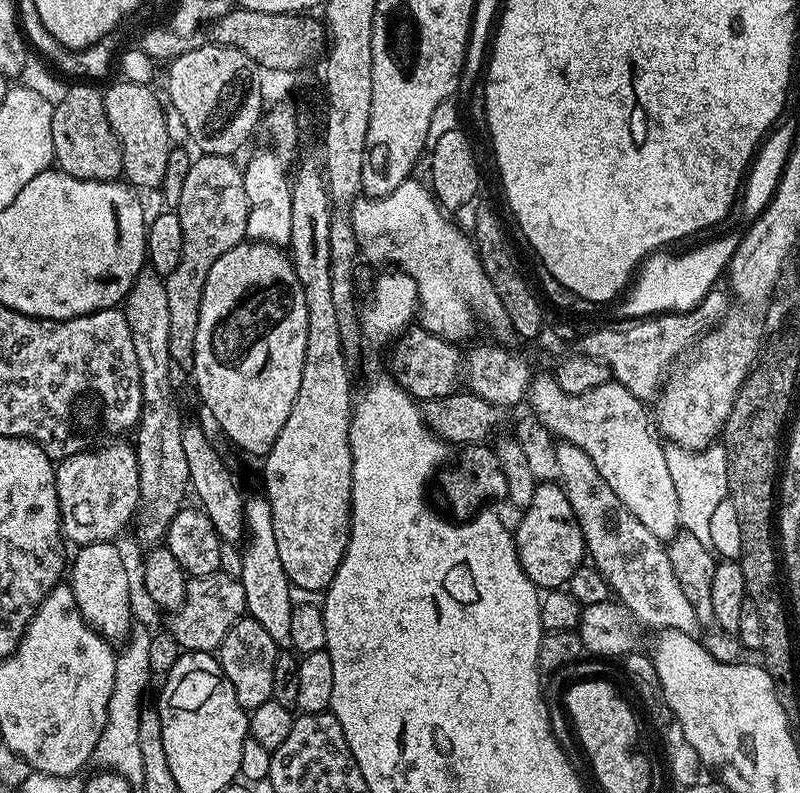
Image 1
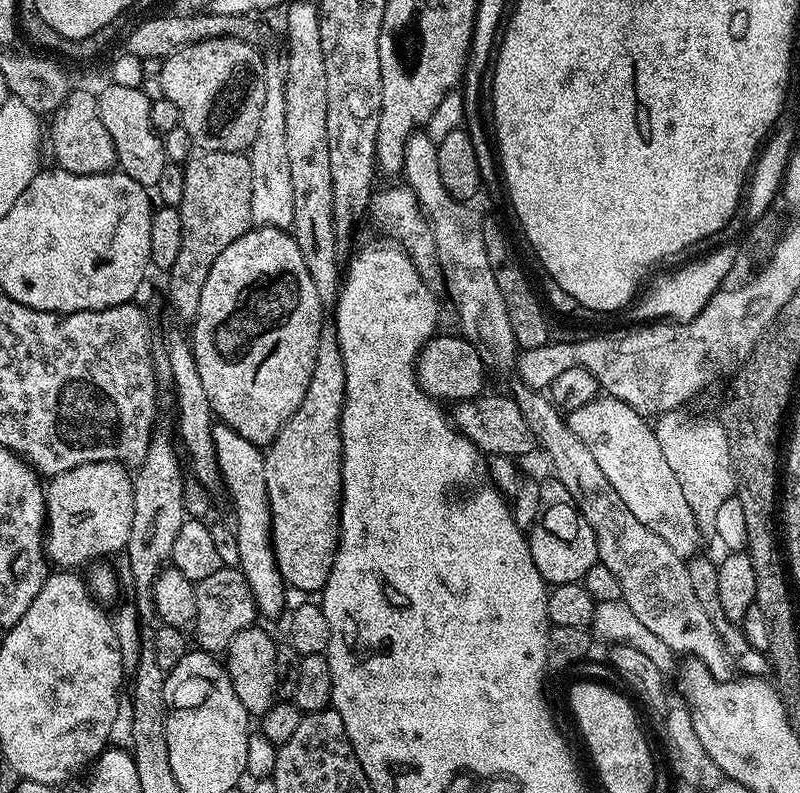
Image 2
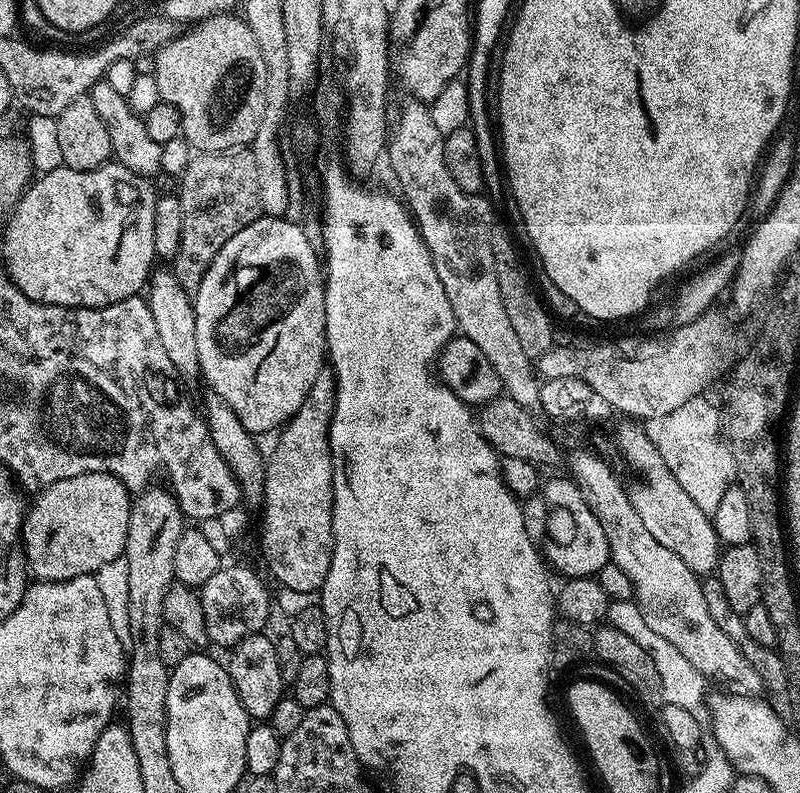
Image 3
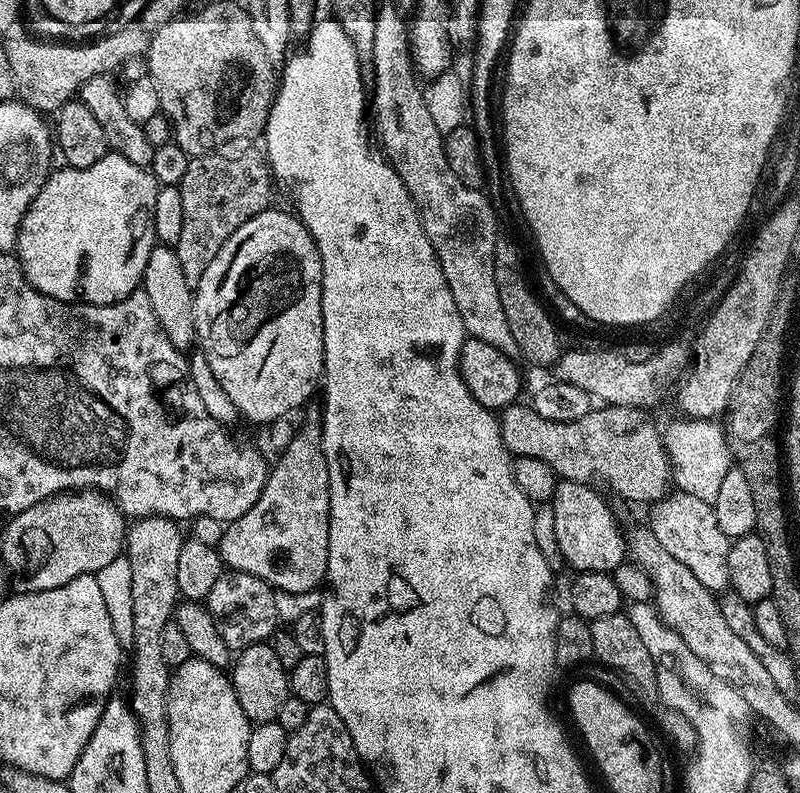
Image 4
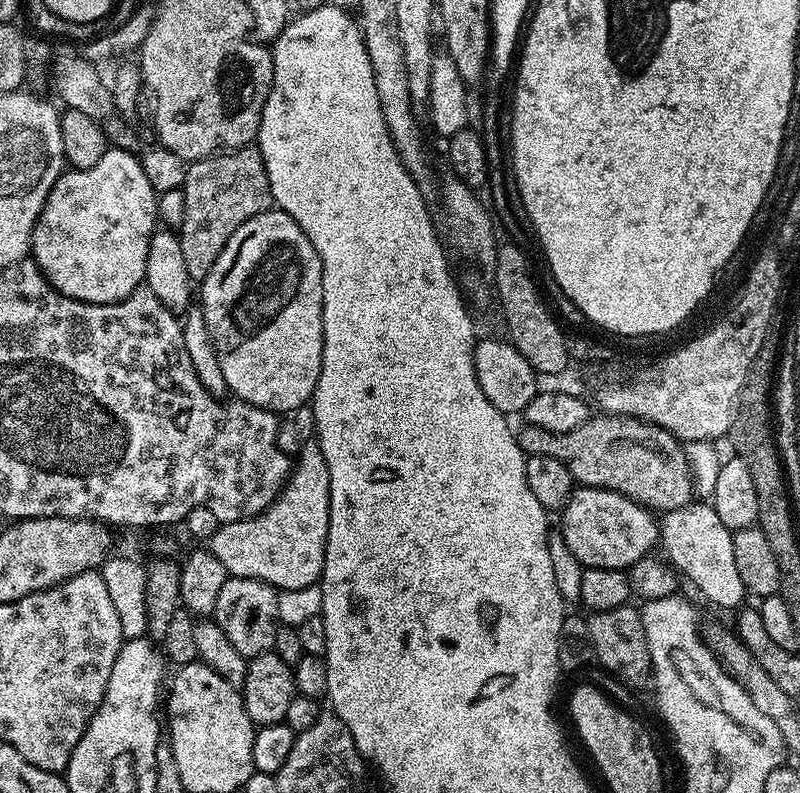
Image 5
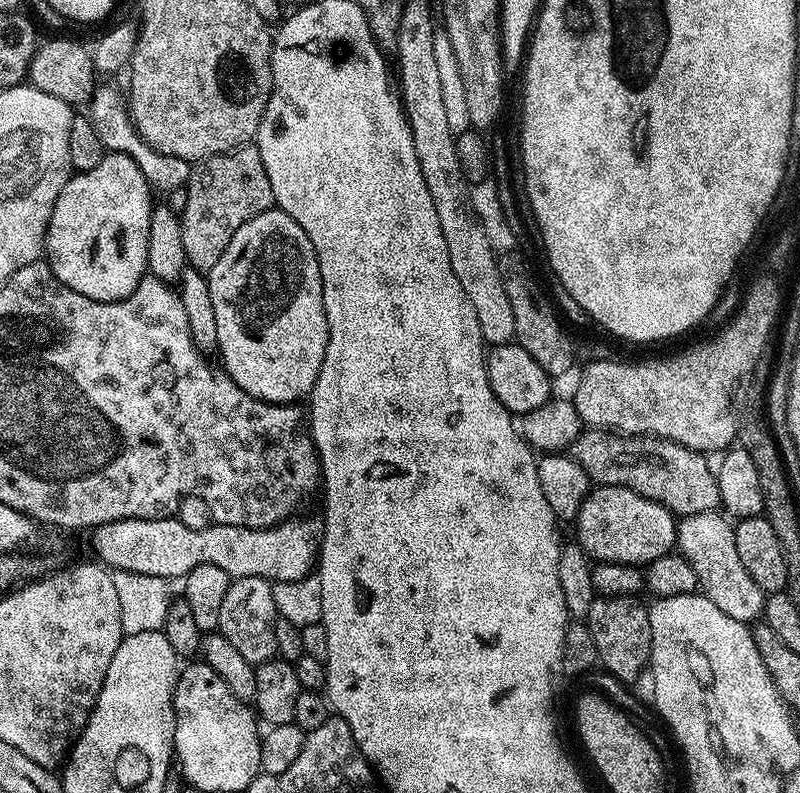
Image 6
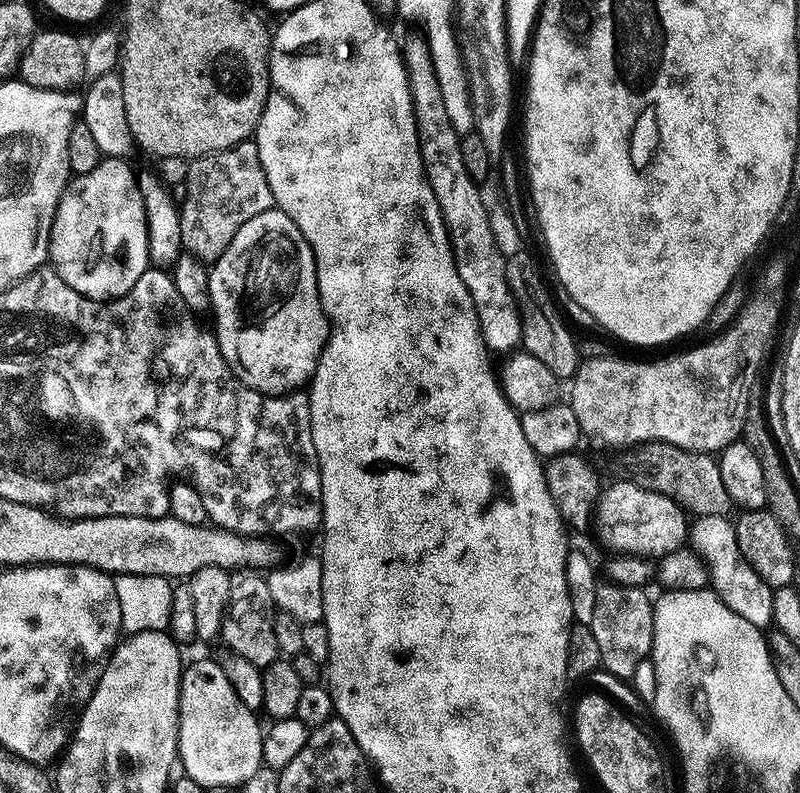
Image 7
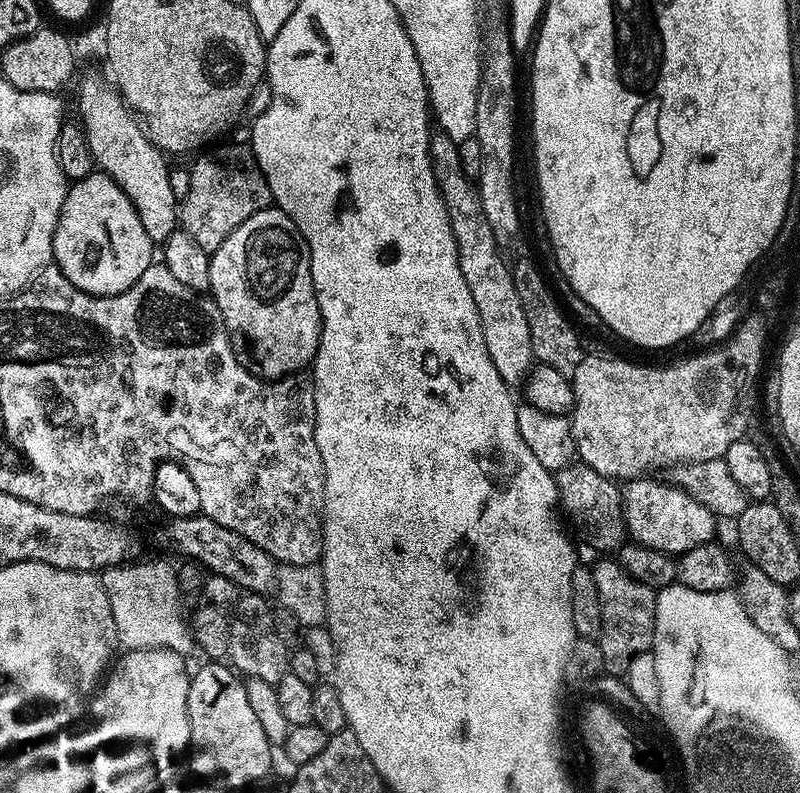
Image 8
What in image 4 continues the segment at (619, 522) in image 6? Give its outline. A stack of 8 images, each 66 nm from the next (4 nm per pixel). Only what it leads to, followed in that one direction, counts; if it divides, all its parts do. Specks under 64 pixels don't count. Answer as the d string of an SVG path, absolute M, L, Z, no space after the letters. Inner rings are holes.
M560 480L558 491L551 501L554 510L554 530L558 530L558 548L564 555L564 563L576 572L613 572L619 564L626 560L626 536L616 529L604 500L595 492L595 487L584 486L573 480Z

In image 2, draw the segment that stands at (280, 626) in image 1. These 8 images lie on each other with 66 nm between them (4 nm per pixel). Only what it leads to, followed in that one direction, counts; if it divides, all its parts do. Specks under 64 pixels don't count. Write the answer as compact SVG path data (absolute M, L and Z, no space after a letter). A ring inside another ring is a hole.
M221 422L213 423L212 437L214 438L214 454L218 458L218 470L223 487L228 487L232 495L232 512L236 515L234 527L238 538L238 562L240 573L246 578L250 586L250 594L256 603L257 613L261 617L276 616L280 611L285 611L284 589L286 587L282 574L278 570L276 555L272 549L272 515L270 514L270 498L266 494L266 466L264 465L264 452L261 445L246 442L238 430L226 426Z

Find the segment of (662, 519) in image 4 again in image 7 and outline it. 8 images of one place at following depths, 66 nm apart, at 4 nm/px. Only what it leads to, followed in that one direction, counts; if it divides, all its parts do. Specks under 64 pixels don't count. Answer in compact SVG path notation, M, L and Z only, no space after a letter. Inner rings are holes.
M697 516L690 526L691 547L706 560L710 567L710 584L717 596L734 614L746 618L755 628L764 630L771 625L774 614L774 589L762 582L758 574L746 562L742 550L738 550L736 525L728 516Z

